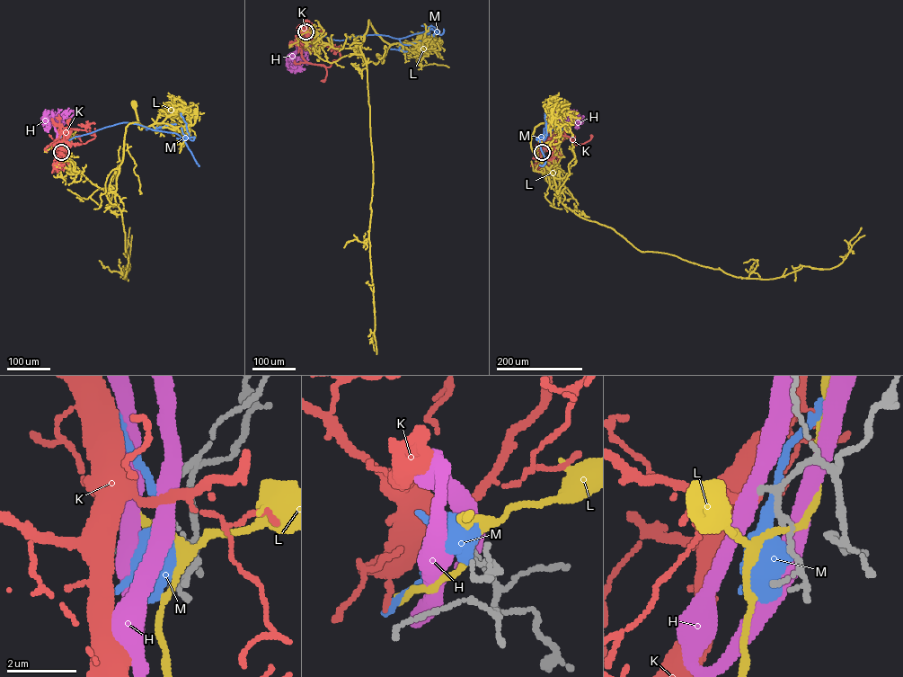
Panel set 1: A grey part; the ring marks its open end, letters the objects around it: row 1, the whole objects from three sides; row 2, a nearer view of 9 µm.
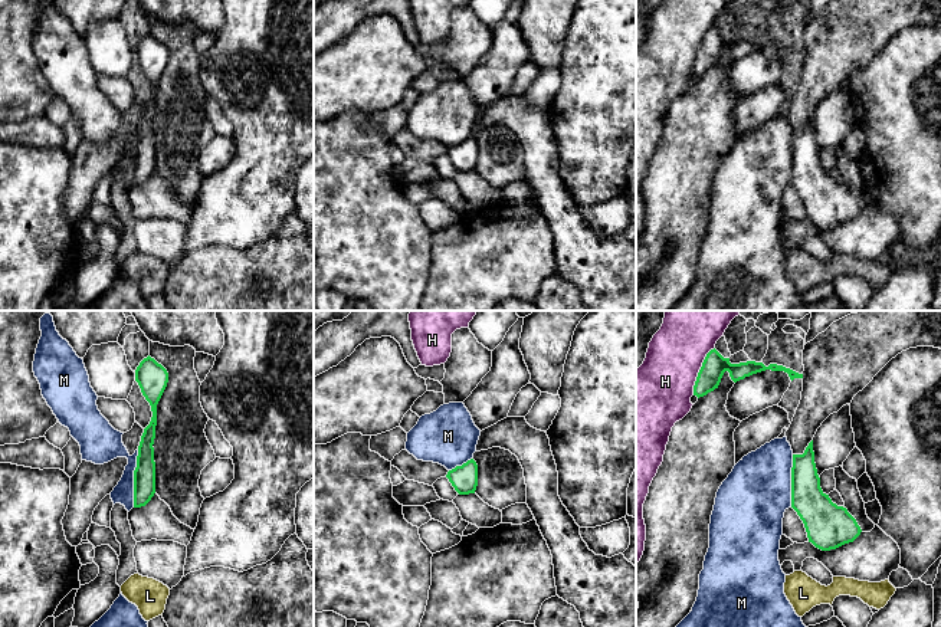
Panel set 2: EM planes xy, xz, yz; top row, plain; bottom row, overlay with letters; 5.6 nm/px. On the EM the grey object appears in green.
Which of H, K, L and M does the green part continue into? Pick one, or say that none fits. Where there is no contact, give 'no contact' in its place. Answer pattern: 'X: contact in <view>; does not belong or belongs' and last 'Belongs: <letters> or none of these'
H: contact in yz; does not belong
K: no contact; belongs
L: no contact; does not belong
M: contact in xy; does not belong
Belongs: K

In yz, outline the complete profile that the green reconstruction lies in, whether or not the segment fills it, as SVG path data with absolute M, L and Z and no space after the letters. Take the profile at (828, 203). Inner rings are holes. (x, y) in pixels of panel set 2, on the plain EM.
M813 118L803 132L793 132L791 186L804 201L809 220L822 229L853 220L862 210L847 187L833 181L822 168Z

